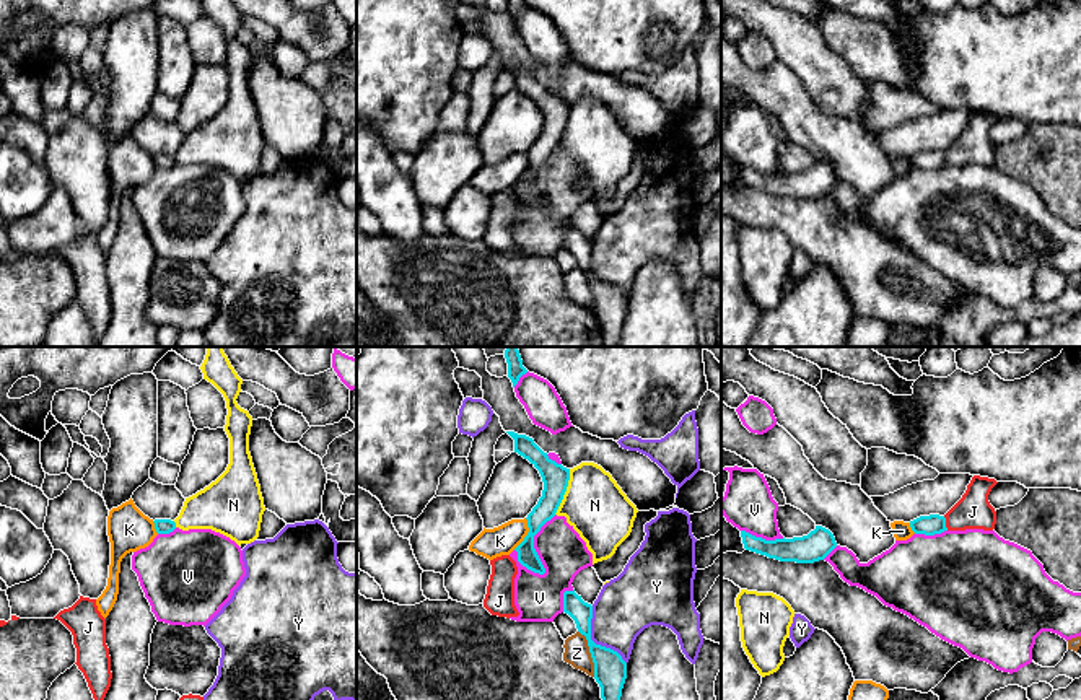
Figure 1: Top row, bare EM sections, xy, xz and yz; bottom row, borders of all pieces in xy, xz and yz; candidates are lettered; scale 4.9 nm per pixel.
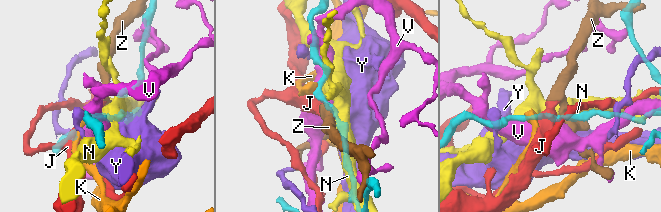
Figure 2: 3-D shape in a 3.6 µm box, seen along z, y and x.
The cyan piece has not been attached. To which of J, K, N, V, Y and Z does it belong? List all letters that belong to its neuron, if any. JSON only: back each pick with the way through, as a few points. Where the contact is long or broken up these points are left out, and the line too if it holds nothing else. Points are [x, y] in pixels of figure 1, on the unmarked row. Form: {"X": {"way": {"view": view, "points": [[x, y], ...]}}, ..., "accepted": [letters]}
{"accepted": ["V"]}

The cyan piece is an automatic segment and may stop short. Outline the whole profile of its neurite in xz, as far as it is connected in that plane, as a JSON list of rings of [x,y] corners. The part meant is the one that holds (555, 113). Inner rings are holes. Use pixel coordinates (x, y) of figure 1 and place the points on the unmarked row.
[[[506,67],[514,75],[514,88],[527,94],[540,109],[544,117],[542,132],[537,140],[527,150],[529,168],[524,176],[514,184],[518,187],[518,197],[527,205],[544,210],[545,203],[534,184],[534,171],[540,163],[550,156],[567,127],[570,116],[570,104],[552,96],[547,88],[544,88],[532,73],[526,70],[518,70],[514,67]]]

